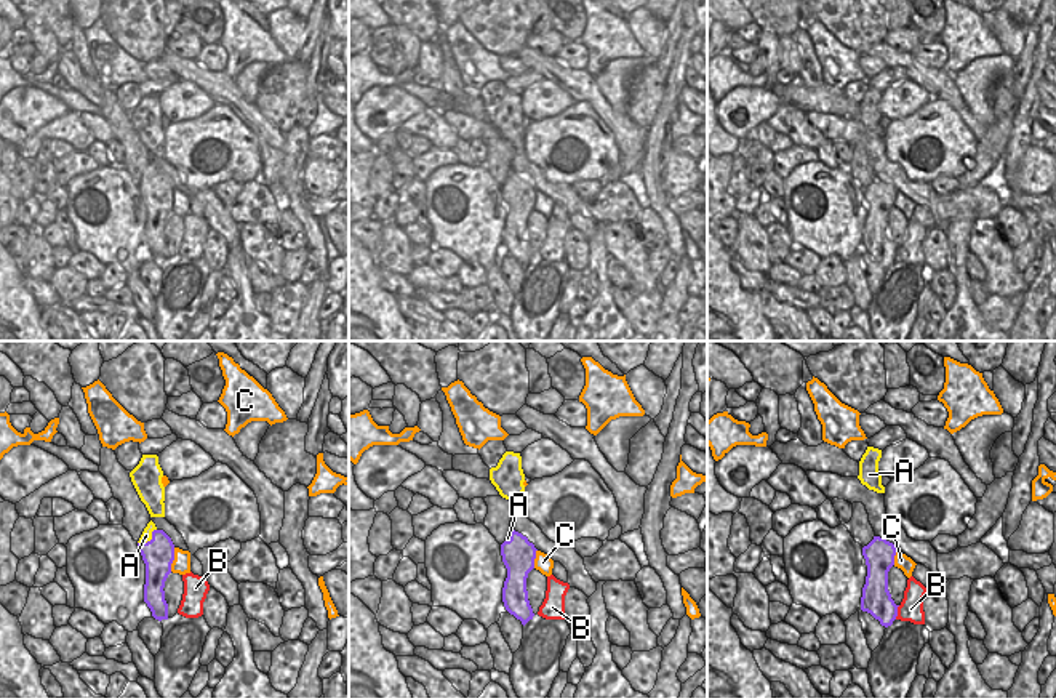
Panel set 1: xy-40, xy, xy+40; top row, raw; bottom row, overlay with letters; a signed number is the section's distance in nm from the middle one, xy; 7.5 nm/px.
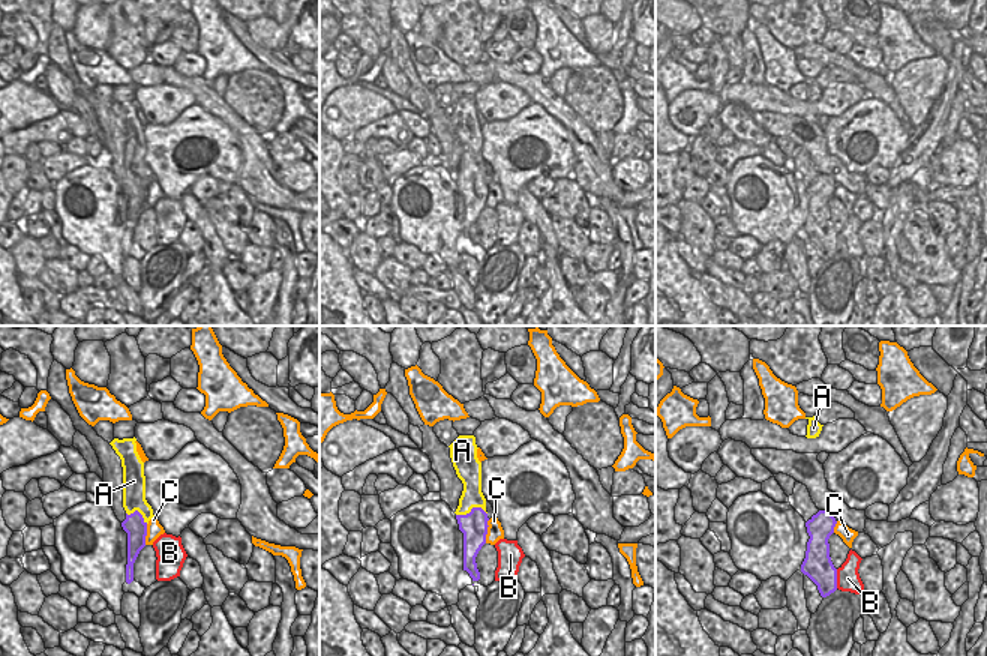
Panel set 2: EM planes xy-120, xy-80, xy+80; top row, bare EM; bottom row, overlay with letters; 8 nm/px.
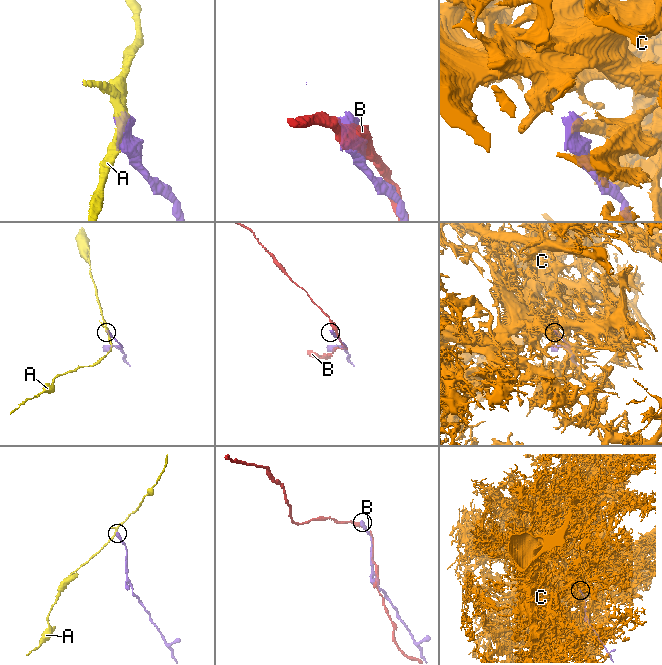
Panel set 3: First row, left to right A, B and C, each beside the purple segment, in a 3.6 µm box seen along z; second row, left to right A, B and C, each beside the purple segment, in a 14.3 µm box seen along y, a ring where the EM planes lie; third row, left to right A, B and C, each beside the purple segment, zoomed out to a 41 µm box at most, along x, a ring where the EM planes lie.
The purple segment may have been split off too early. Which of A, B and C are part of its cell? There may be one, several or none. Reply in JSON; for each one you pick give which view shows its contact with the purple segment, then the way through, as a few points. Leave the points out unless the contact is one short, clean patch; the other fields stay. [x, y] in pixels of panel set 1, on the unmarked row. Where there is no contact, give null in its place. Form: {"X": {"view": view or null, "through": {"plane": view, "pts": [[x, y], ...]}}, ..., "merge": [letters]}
{"merge": []}

